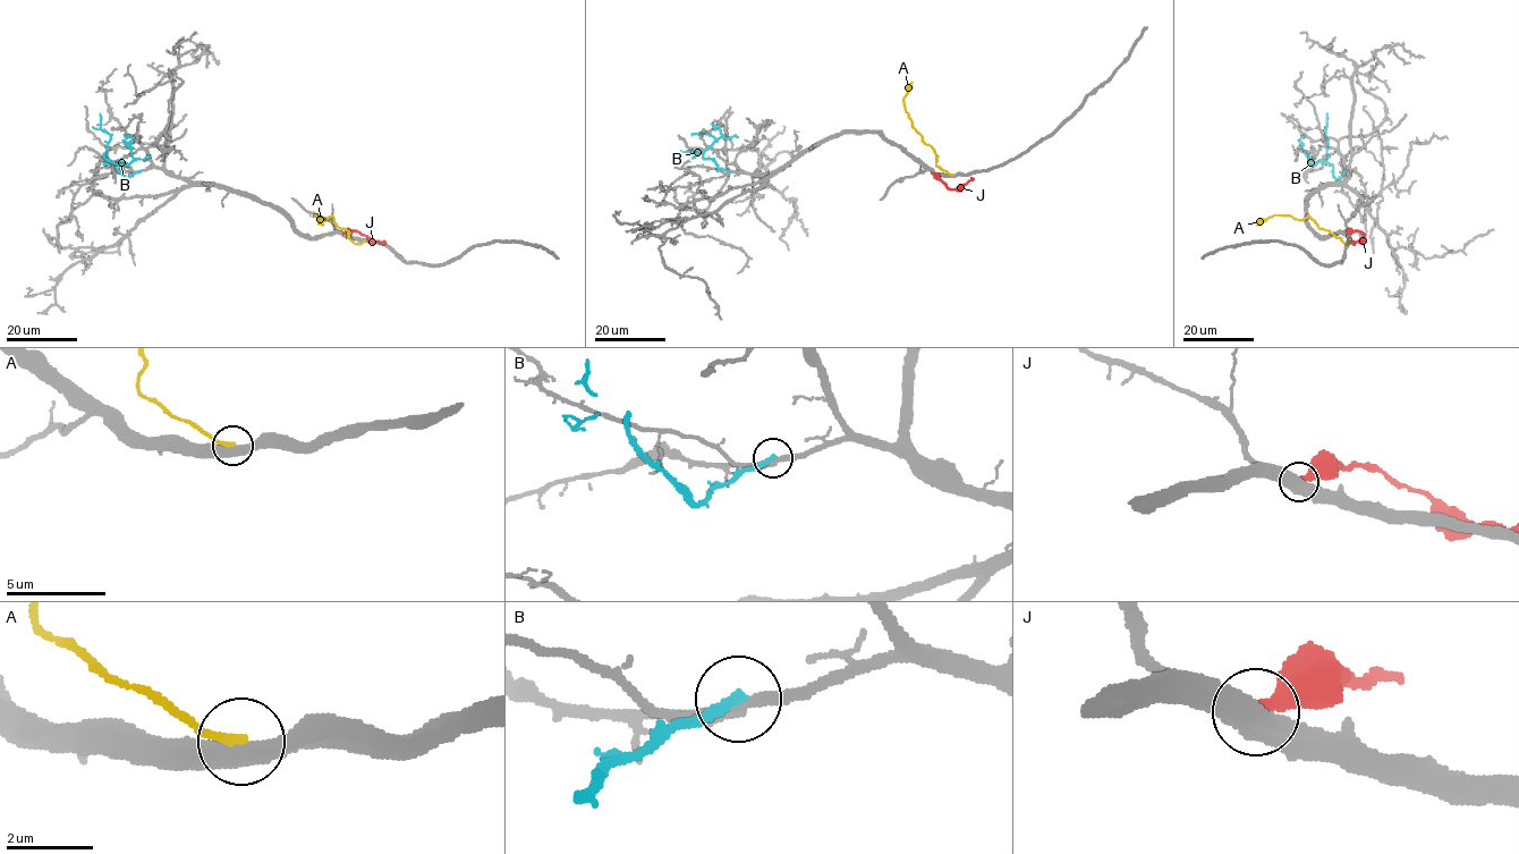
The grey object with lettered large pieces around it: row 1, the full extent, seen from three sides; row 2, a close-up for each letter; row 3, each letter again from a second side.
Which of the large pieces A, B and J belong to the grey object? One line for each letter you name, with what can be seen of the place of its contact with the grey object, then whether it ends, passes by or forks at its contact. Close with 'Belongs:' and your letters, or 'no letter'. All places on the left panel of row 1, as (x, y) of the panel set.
Belongs: no letter

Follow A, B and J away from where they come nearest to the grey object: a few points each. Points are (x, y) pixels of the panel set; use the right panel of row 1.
A: (1349, 242), (1346, 244), (1321, 229), (1308, 216), (1301, 220), (1286, 214), (1271, 216), (1256, 225)
B: (1347, 170), (1337, 178), (1331, 166), (1318, 161), (1314, 163), (1301, 145), (1303, 134)
J: (1348, 234), (1359, 230), (1364, 235), (1359, 242), (1352, 243)

